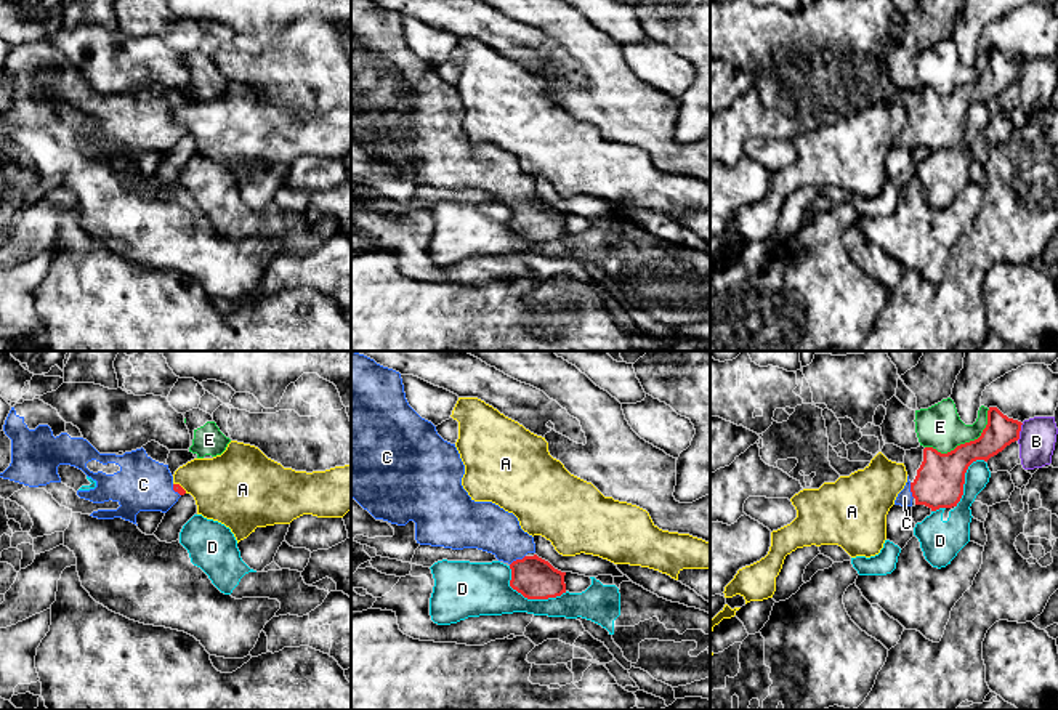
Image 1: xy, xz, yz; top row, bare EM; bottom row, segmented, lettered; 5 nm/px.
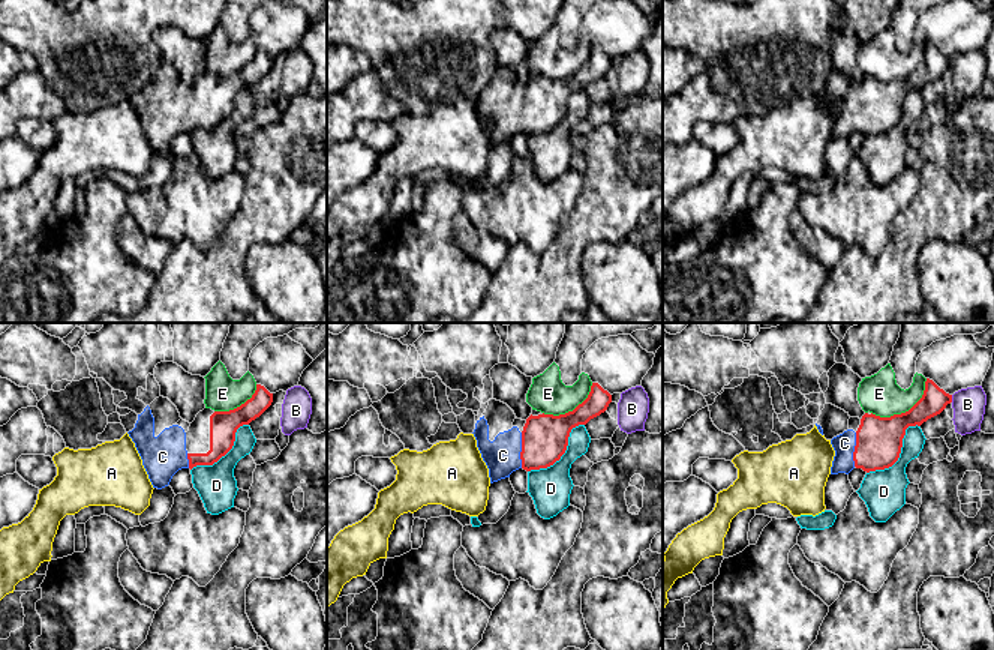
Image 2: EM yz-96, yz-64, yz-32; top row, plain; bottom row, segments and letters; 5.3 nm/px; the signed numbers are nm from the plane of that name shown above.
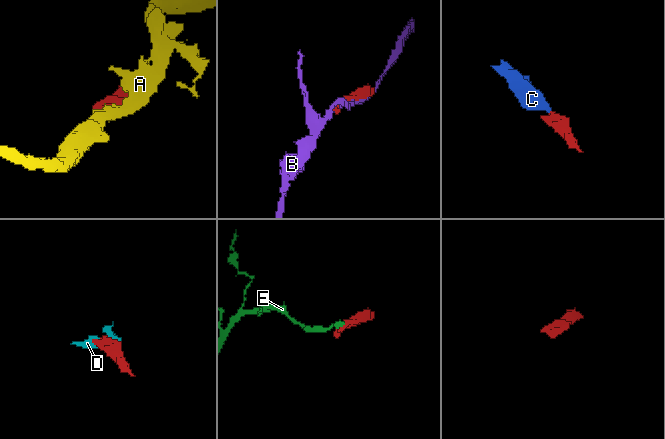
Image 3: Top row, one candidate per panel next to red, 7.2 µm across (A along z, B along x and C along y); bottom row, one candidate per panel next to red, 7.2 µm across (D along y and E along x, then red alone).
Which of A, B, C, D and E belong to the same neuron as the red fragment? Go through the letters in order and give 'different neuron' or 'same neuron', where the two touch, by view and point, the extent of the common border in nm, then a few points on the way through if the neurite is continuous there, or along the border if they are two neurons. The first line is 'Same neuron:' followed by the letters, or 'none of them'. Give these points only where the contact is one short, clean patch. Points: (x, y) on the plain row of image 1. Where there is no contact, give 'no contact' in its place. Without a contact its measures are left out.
Same neuron: C
A: different neuron; contact xy (180, 127); length 90 nm; border xy (173, 124), (186, 133)
B: different neuron; contact yz (1020, 71); length 90 nm
C: same neuron; contact xz (516, 201); length 90 nm; way xz (534, 218), (516, 201), (481, 165)
D: different neuron; contact xz (529, 239); length 320 nm
E: different neuron; contact yz (965, 84); length 380 nm; border yz (989, 50), (986, 68), (977, 79), (946, 93), (925, 88)

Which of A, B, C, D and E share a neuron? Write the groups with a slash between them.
A / B / C / D / E

